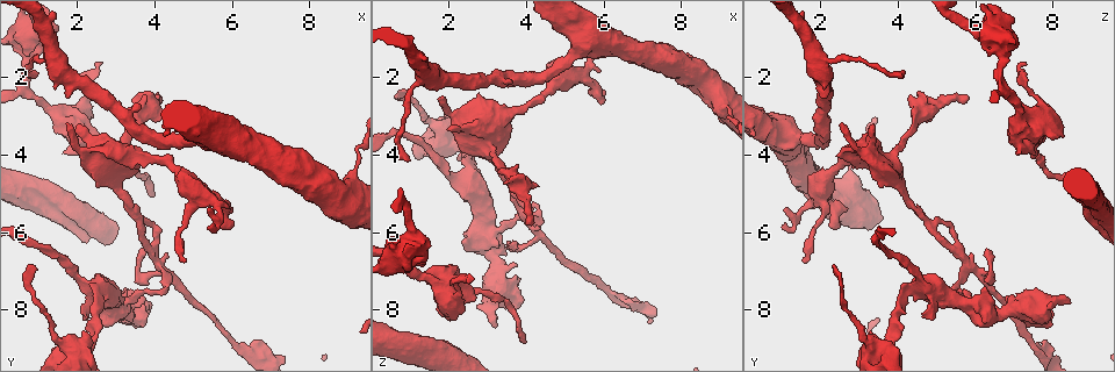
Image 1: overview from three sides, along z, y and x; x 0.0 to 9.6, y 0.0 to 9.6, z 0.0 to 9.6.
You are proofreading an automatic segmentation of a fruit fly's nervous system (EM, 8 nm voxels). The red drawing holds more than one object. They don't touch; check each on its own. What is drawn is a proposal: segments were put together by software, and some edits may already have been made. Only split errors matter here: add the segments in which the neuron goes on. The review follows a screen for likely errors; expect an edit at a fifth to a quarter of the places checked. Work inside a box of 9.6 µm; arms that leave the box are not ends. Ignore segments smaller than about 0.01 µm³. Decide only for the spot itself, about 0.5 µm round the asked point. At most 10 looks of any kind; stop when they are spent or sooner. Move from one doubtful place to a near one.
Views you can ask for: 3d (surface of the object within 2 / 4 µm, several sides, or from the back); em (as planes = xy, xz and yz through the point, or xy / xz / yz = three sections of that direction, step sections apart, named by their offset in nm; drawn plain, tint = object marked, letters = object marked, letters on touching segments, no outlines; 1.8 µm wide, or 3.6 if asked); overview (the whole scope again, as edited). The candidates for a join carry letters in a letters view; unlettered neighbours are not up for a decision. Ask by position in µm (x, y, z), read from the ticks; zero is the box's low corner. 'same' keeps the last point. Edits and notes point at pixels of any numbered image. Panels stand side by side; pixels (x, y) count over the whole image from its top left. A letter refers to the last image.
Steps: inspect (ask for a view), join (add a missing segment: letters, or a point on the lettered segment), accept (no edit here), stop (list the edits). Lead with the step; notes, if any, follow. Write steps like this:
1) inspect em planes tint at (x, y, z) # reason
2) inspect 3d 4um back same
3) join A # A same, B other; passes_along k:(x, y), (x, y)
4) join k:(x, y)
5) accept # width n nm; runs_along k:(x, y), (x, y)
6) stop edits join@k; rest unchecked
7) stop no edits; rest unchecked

inspect em planes tint at (4.05, 2.35, 5.75) # an open end

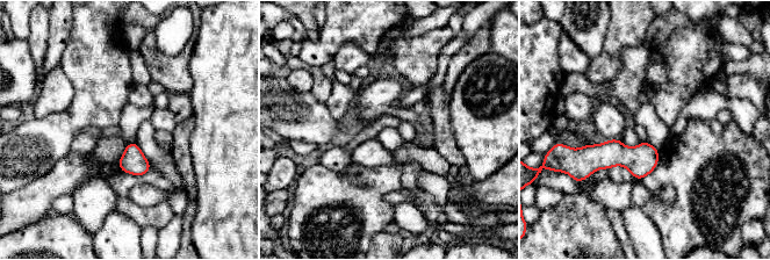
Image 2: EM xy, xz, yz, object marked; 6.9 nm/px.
inspect em planes letters same

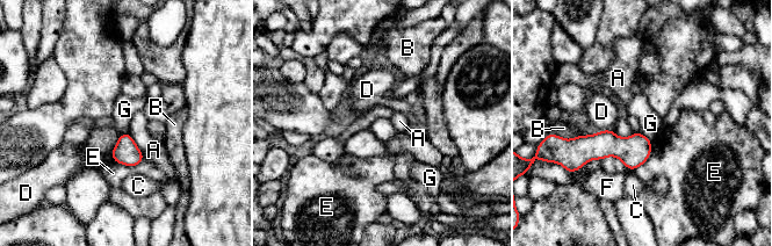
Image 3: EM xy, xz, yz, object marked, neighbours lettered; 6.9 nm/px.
accept # width 120 nm; A other, B other, C other, D other, E other, F other, G other; border 3:(640, 131), (650, 139); no lettered segment goes on from it

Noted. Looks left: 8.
inspect em 3.6um planes letters at (0.90, 1.75, 4.10) # thin end

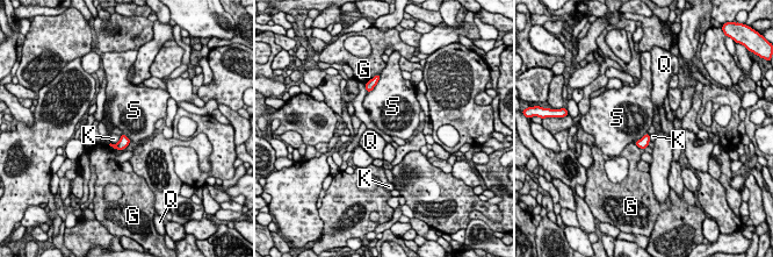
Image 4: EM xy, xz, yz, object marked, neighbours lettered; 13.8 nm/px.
accept # G other, K other, Q other, S other; border 4:(647, 133), (634, 142); no lettered segment goes on from it

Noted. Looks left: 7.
inspect em planes letters at (1.70, 3.25, 2.50) # tapers out

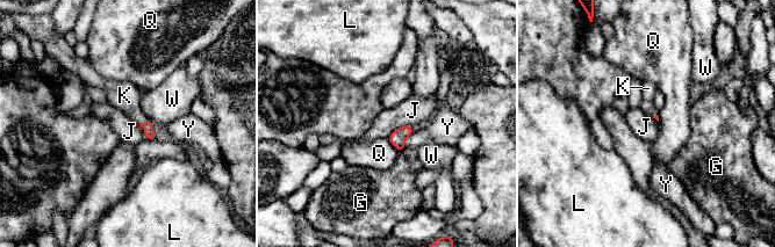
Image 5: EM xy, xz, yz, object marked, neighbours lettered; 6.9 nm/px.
join K # G other, J other, K same, L other, Q other, W other, Y other; passes_along 5:(150, 135), (144, 122), (124, 95); it goes on there

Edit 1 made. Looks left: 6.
inspect 3d 2um at (5.90, 5.90, 2.45) # free end

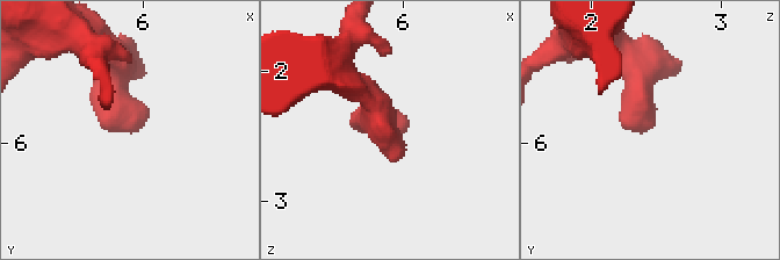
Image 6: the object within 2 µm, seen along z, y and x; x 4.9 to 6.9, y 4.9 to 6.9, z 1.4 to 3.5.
inspect em yz step 8 tint at (5.98, 5.88, 2.44)

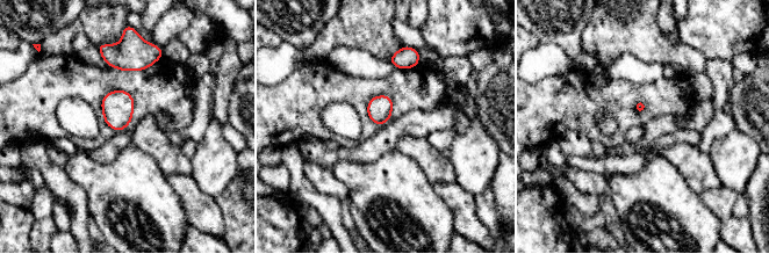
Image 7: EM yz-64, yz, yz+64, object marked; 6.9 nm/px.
inspect em xz step 8 letters same

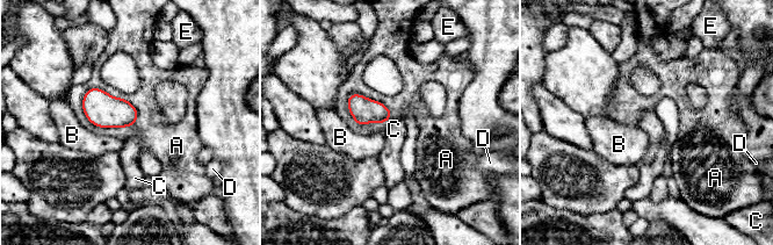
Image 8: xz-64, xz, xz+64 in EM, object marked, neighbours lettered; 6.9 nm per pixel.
accept # longest_contact A 420 nm; A other, B other, C other, D other, E other; border 8:(394, 114), (383, 124); no lettered segment goes on from it

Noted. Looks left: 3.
stop edits join@5; rest unchecked

